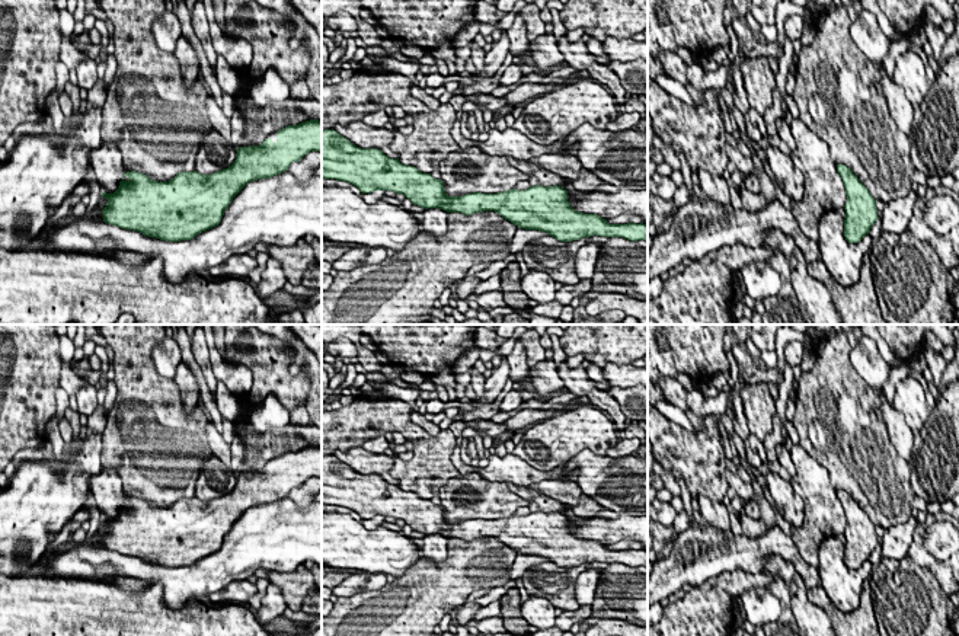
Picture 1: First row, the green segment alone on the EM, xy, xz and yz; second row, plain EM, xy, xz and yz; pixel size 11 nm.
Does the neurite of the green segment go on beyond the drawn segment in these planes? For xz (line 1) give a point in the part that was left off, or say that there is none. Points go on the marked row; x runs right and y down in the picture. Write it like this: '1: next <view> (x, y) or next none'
1: next none

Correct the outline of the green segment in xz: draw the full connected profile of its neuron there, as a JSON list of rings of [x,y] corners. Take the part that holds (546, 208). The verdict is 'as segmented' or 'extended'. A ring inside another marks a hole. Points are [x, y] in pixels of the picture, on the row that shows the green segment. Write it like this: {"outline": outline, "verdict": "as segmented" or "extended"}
{"outline": [[[333,128],[322,130],[322,178],[352,183],[362,194],[403,194],[413,205],[425,210],[439,208],[466,215],[495,211],[517,227],[546,231],[559,242],[591,236],[648,242],[646,224],[610,224],[597,214],[575,211],[568,201],[568,191],[557,185],[448,196],[441,179],[403,164],[399,159],[390,159],[378,148],[357,147]]], "verdict": "as segmented"}

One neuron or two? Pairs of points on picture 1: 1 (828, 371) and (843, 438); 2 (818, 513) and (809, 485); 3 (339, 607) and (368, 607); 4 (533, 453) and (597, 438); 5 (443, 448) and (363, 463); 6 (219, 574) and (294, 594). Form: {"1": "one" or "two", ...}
{"1": "one", "2": "one", "3": "one", "4": "one", "5": "two", "6": "two"}

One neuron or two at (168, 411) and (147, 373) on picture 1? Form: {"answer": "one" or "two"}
{"answer": "one"}

